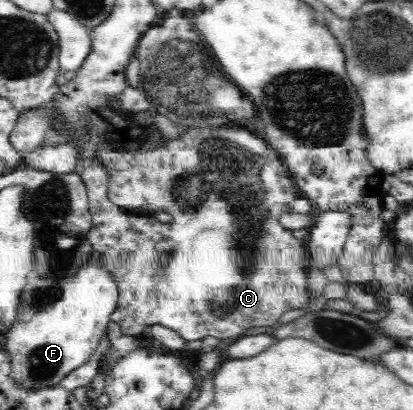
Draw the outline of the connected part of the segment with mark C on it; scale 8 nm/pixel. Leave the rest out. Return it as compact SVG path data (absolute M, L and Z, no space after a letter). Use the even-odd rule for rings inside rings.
M177 124L178 127L184 127L184 131L182 132L182 137L180 139L165 139L163 138L156 138L156 136L143 136L141 140L137 140L137 142L129 143L129 144L115 144L115 146L103 146L103 148L99 148L97 150L96 156L78 156L80 144L76 141L76 138L70 136L70 132L67 132L67 142L65 144L57 144L57 146L39 146L39 148L35 148L33 152L30 152L26 158L24 158L23 164L28 164L41 172L55 172L57 174L67 174L67 172L76 172L82 178L84 182L85 188L87 189L88 194L88 203L89 203L89 210L90 215L92 216L92 223L93 226L91 230L88 232L88 243L92 246L93 252L95 254L101 254L100 256L100 264L111 273L111 277L115 280L117 287L118 287L118 304L117 309L113 312L111 316L111 322L115 322L117 325L121 327L121 331L125 333L125 335L129 336L136 336L138 337L141 334L144 334L144 329L146 326L153 326L153 325L161 325L165 328L171 329L177 334L181 335L182 338L188 343L193 342L196 340L203 340L203 338L208 338L207 336L212 336L213 338L217 338L219 341L229 339L231 342L237 341L243 337L243 332L245 330L249 330L249 328L257 328L257 326L274 326L277 324L278 320L283 316L284 312L295 310L295 309L304 309L309 305L310 298L308 292L308 269L309 269L309 259L307 259L307 253L305 253L305 241L296 239L293 237L291 233L292 230L286 229L283 227L283 224L279 222L279 216L283 214L283 212L290 212L289 204L297 198L297 194L295 194L295 183L291 180L290 175L288 174L287 167L283 164L282 160L279 160L280 156L277 156L277 152L271 146L265 144L261 138L257 138L255 134L251 134L249 130L245 130L245 128L235 128L235 126L223 125L223 126L207 126L207 128L201 128L200 126L180 126ZM155 212L167 212L167 214L171 214L171 222L170 223L161 223L153 217L153 213ZM161 241L170 241L170 251L169 252L162 252L160 256L160 260L157 259L156 251L155 251L155 244ZM245 244L247 246L251 246L251 250L253 252L233 252L233 248L245 248Z

